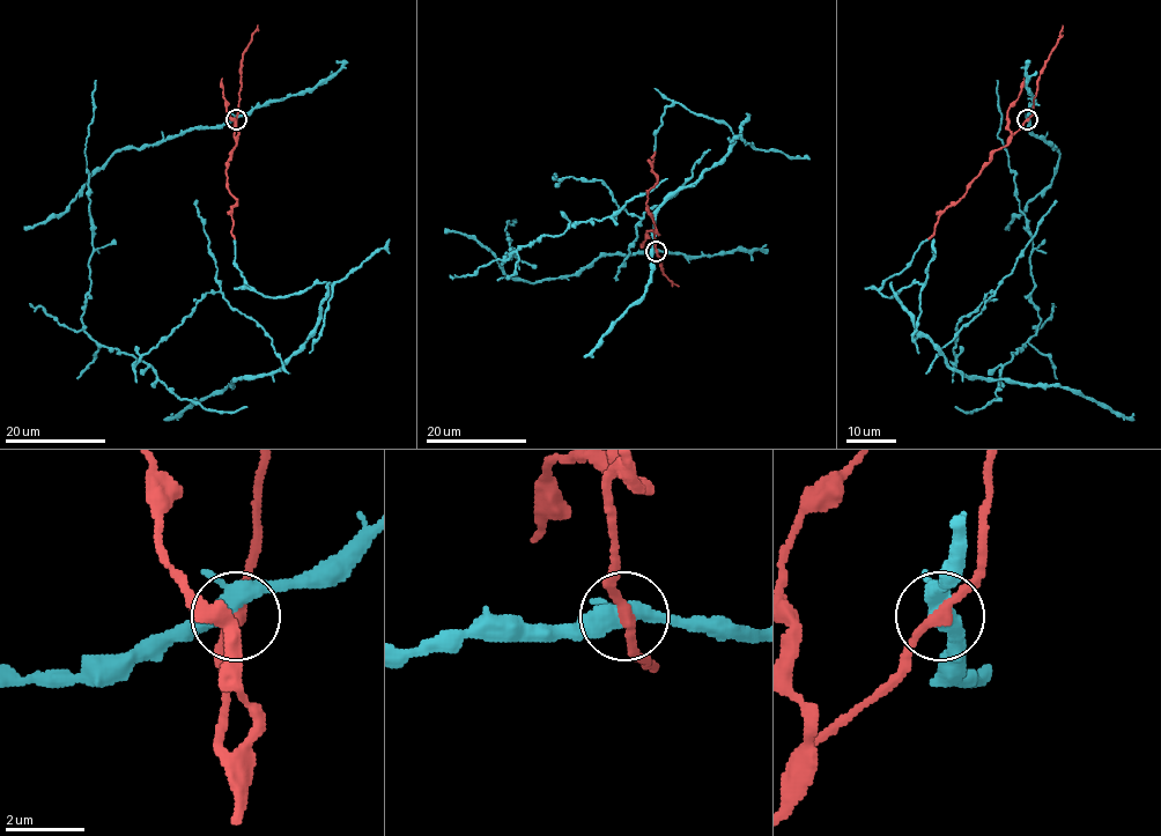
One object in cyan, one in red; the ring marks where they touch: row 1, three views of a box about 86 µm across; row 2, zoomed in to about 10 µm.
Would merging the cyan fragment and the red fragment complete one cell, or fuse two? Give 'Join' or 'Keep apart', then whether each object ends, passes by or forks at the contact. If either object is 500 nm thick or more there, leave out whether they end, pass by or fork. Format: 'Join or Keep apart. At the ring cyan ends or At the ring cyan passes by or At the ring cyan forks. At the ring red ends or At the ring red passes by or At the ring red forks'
Join. At the ring cyan forks. At the ring red passes by

